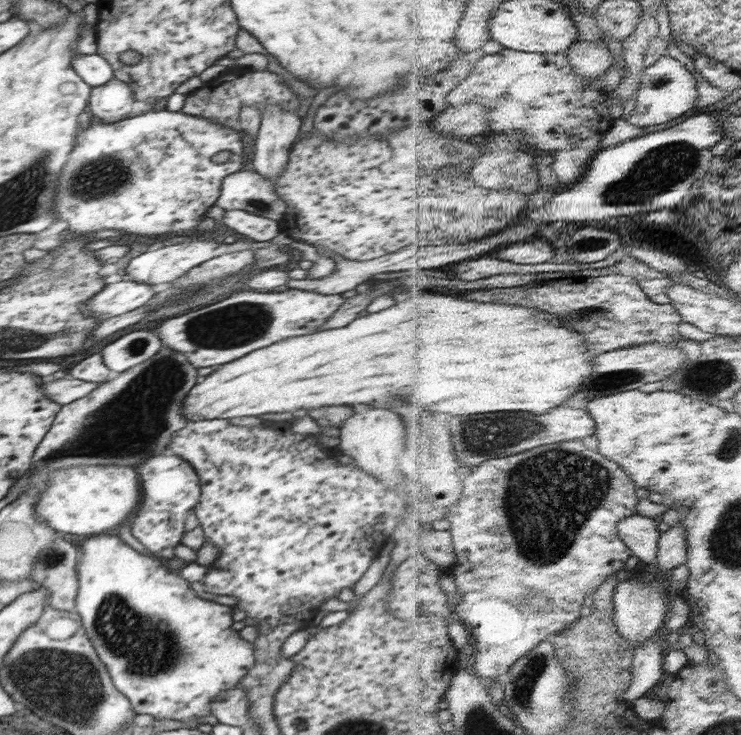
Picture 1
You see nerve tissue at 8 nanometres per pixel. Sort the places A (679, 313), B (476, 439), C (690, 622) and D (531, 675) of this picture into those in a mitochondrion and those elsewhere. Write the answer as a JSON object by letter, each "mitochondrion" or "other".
{"A":"other","B":"mitochondrion","C":"other","D":"mitochondrion"}

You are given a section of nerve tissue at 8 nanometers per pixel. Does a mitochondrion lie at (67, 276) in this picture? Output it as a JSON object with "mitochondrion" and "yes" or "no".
{"mitochondrion":"yes"}

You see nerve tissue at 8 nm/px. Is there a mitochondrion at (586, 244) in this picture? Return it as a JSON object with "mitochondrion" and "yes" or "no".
{"mitochondrion":"no"}

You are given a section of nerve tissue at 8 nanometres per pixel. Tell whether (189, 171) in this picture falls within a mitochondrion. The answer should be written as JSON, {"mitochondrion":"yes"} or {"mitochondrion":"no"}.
{"mitochondrion":"no"}

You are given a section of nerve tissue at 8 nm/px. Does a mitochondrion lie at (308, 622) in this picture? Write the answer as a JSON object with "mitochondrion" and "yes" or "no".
{"mitochondrion":"no"}

